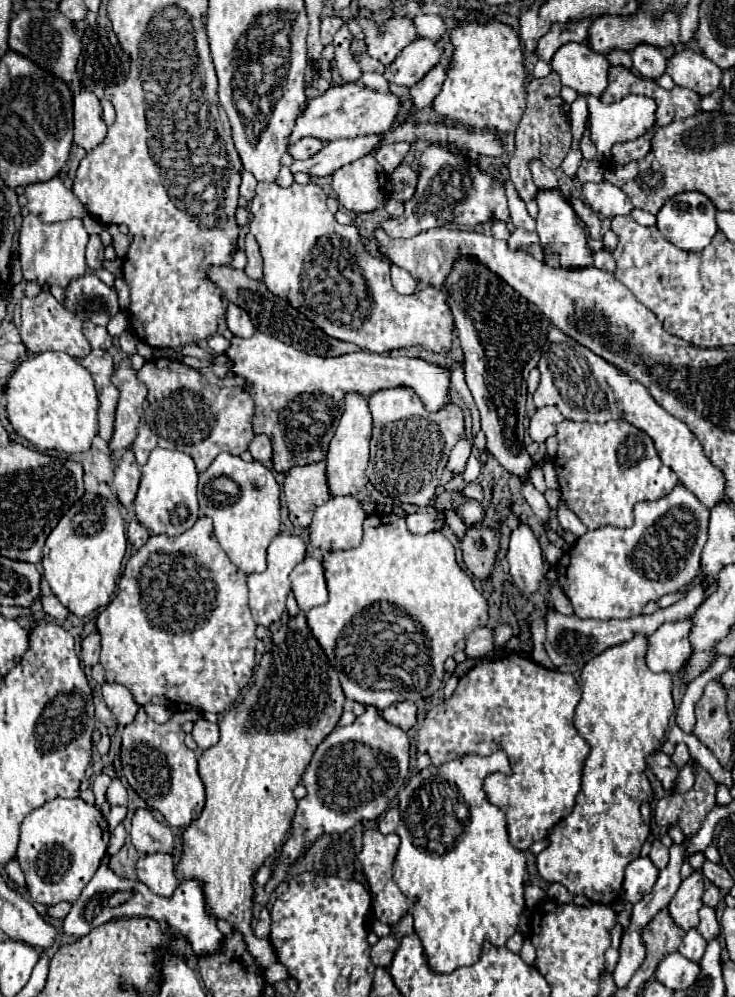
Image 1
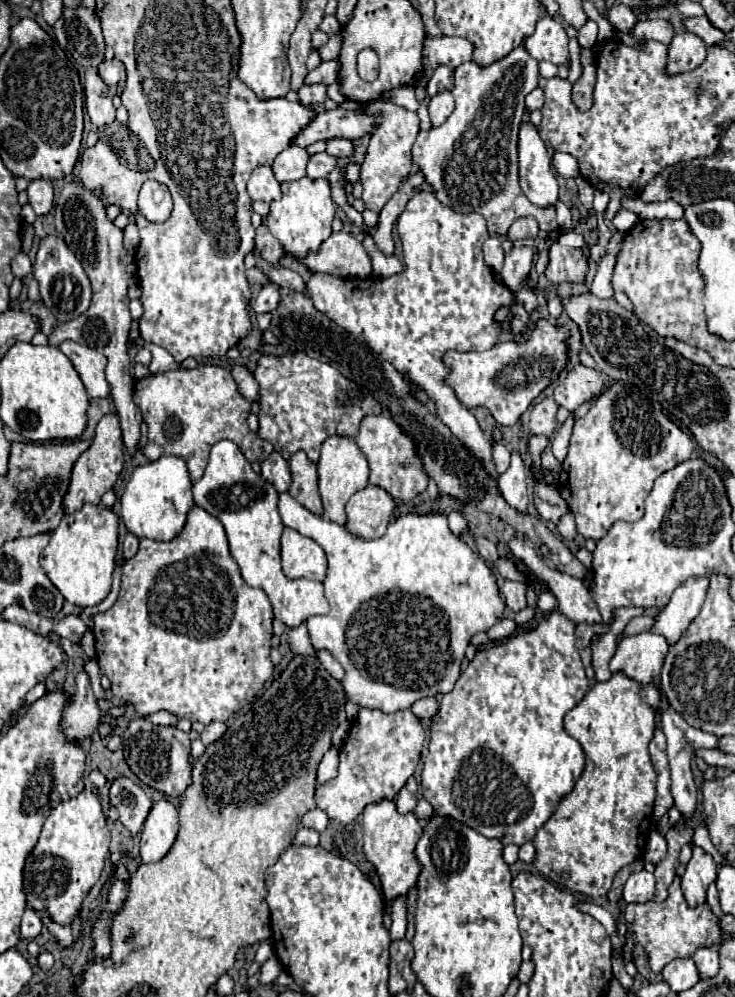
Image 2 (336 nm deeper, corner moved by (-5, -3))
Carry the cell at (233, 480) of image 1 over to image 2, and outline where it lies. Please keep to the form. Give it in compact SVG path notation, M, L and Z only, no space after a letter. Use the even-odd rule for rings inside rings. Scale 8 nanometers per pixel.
M219 440L211 448L209 464L203 478L193 484L193 500L209 514L221 520L229 538L231 556L241 568L243 580L253 588L263 588L273 604L273 614L287 628L303 624L307 618L329 612L323 596L323 584L307 578L287 578L281 568L280 539L283 522L277 510L279 494L261 474L255 474L251 462L231 440Z

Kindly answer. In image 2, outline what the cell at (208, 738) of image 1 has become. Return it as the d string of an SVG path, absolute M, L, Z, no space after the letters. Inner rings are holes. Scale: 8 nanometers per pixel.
M211 722L211 724L205 726L205 730L201 732L201 742L203 742L205 746L213 744L215 740L219 740L219 738L225 734L225 730L227 730L227 726L225 726L223 722Z

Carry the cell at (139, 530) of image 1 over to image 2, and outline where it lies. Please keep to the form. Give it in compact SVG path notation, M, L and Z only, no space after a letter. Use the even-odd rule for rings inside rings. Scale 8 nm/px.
M127 534L123 540L123 558L127 560L127 558L135 556L137 548L139 548L139 538L135 534Z

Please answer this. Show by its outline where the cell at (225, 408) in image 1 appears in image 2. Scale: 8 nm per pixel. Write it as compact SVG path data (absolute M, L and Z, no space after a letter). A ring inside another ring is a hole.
M201 364L195 370L177 368L171 372L151 374L135 382L133 400L143 414L149 434L143 454L149 460L159 460L163 454L183 458L193 482L203 476L209 450L217 440L233 440L249 462L265 460L273 452L267 440L261 440L249 430L247 418L251 404L237 392L231 372L221 366Z

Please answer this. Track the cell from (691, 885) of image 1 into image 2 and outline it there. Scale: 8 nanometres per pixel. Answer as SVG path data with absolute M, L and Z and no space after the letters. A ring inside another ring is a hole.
M693 846L693 856L687 864L685 876L681 878L681 882L683 882L681 888L683 888L687 904L691 904L691 906L703 904L707 886L711 882L715 882L715 878L717 878L717 864L711 858L711 854L707 854L699 846Z

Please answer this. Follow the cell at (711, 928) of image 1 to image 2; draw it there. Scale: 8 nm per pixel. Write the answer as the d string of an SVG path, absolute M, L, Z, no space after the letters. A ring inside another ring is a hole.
M699 948L699 952L695 952L695 956L693 956L693 962L699 970L701 980L707 980L719 972L717 948Z

